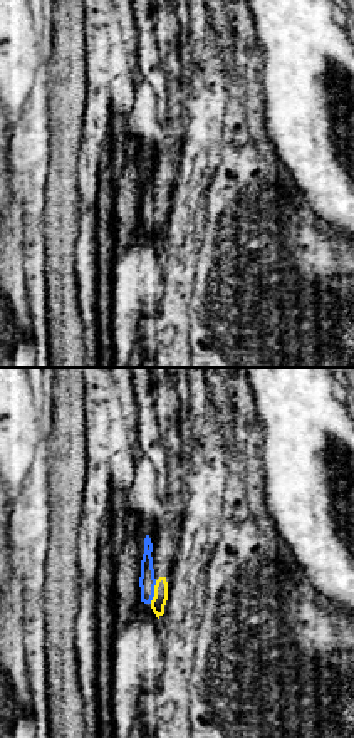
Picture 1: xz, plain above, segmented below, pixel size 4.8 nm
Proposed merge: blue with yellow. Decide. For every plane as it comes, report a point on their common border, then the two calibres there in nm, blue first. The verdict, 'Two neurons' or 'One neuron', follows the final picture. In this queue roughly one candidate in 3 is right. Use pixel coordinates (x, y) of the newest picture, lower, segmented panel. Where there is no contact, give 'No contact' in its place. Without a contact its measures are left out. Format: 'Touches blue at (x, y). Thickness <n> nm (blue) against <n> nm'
Touches blue at (153, 592). Thickness 80 nm (blue) against 70 nm

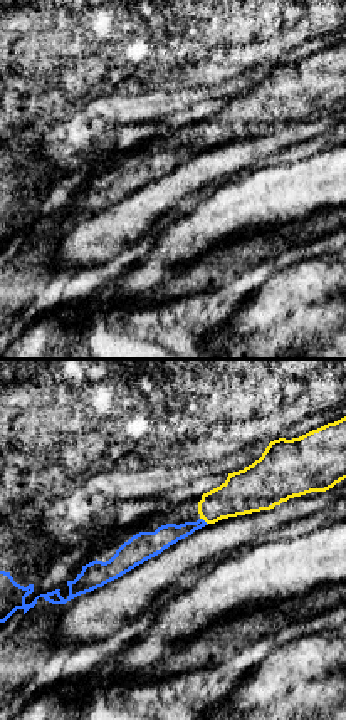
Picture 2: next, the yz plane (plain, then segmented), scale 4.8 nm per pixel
Touches blue at (204, 521). Thickness 110 nm (blue) against 200 nm

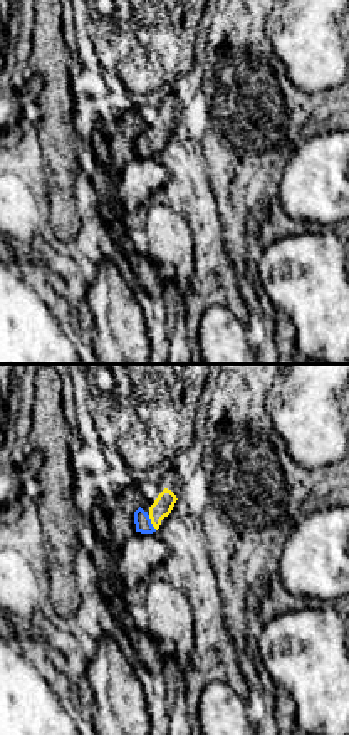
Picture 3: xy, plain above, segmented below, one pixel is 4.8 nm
Touches blue at (150, 522). Thickness 80 nm (blue) against 90 nm

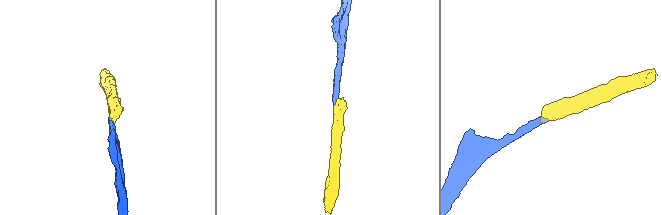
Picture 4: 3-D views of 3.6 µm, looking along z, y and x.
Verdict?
One neuron

